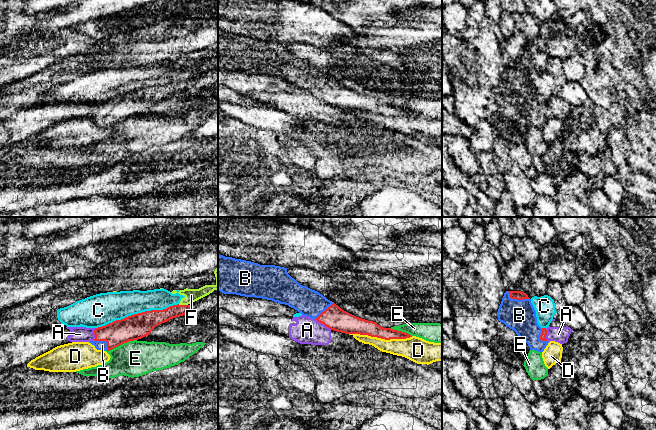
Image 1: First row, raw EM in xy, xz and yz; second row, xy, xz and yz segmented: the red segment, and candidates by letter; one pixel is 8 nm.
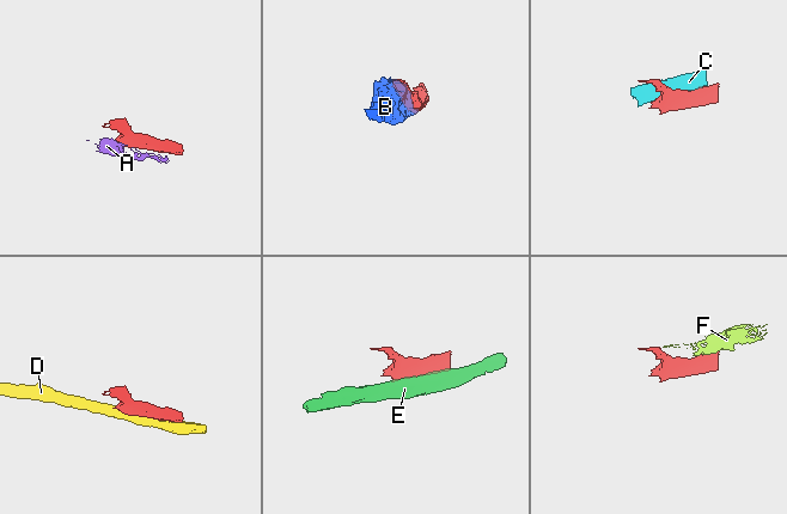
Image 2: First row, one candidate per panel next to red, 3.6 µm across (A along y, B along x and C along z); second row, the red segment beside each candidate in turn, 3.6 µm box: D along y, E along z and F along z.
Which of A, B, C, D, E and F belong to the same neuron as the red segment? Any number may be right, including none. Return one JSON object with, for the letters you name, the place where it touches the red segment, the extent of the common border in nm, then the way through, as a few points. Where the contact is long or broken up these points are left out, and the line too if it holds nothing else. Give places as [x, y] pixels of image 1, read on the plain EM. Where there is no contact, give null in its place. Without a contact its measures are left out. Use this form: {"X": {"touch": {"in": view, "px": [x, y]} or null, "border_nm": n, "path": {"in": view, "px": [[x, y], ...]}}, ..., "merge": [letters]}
{"B": {"touch": {"in": "yz", "px": [517, 75]}, "border_nm": 190}, "merge": ["B"]}

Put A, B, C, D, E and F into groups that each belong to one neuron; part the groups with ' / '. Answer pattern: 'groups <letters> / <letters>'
groups A C F / B / D / E

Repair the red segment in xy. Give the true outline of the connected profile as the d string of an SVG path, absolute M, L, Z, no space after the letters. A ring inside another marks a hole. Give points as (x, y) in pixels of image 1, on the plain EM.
M173 81L163 86L151 86L113 97L95 104L95 115L90 117L97 126L110 127L124 119L141 115L158 101L191 87L190 81Z

